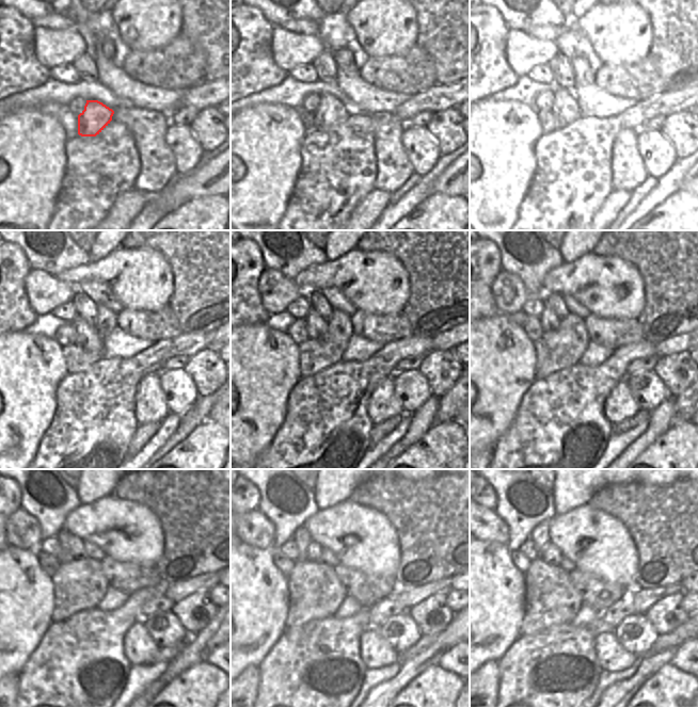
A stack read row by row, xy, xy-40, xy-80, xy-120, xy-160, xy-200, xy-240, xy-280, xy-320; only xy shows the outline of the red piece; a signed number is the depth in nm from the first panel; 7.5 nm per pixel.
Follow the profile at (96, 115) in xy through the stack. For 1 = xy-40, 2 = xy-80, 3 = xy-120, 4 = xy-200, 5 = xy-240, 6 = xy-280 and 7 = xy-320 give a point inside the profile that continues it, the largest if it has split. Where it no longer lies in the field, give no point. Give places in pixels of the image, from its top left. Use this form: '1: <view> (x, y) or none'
1: xy-40 (331, 112)
2: xy-80 (566, 108)
3: xy-120 (86, 337)
4: xy-200 (550, 321)
5: xy-240 (65, 557)
6: xy-280 (302, 537)
7: xy-320 (540, 535)

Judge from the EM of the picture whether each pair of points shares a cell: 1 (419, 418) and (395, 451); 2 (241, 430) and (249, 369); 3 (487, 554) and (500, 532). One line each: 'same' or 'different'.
1: same
2: same
3: different

